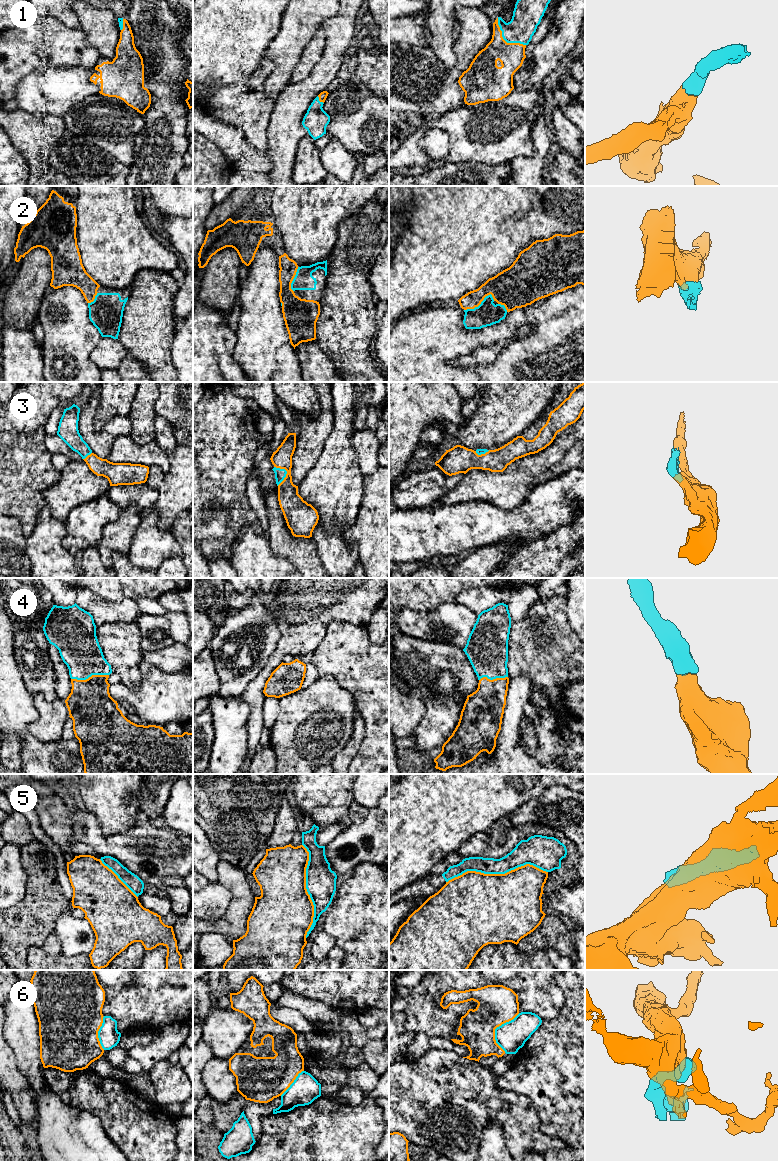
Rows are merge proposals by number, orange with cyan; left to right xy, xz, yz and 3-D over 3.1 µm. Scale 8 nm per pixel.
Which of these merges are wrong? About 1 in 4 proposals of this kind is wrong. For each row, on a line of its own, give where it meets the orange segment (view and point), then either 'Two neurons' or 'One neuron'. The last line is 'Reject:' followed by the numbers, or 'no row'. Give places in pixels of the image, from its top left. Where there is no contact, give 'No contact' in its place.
1: Touches orange at yz (503, 39). One neuron
2: Touches orange at yz (480, 303). One neuron
3: Touches orange at xz (287, 472). One neuron
4: Touches orange at xy (89, 677). One neuron
5: Touches orange at yz (496, 874). Two neurons
6: Touches orange at yz (495, 1028). Two neurons
Reject: 5, 6

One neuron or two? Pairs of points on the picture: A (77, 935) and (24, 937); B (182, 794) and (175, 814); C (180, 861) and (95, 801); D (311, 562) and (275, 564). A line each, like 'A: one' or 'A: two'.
A: two
B: one
C: two
D: two

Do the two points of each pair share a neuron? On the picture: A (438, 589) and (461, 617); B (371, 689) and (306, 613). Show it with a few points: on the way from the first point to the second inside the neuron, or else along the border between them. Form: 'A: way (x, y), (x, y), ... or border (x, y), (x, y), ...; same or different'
A: border (455, 601), (442, 603), (435, 609), (427, 611); different
B: border (345, 621), (333, 619), (312, 652); different

